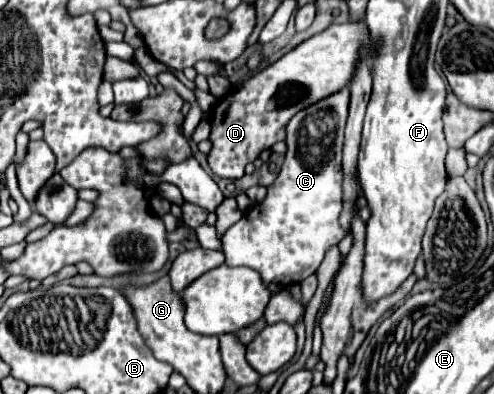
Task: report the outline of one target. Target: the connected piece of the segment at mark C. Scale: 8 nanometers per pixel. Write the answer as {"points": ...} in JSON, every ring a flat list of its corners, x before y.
{"points":[[349,88,331,94,293,116,293,120,287,126,285,162,275,182,267,188,265,200,259,202,259,206,253,206,249,212,245,212,243,218,237,224,233,224,221,238,227,266,253,268,261,274,261,278,267,284,289,288,293,284,301,284,307,276,315,274,327,250,343,240,345,232,341,230,337,218,341,212,341,148,347,108,349,108]]}

